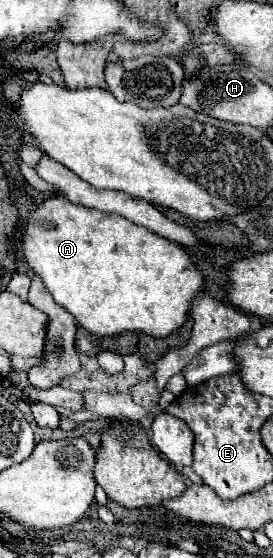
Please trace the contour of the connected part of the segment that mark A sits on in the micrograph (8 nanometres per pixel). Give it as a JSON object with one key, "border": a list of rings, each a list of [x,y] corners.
{"border":[[[64,197],[46,199],[46,203],[32,213],[22,239],[22,253],[32,271],[42,277],[56,303],[70,311],[76,321],[94,335],[140,331],[154,339],[166,339],[186,323],[192,299],[204,291],[204,275],[180,245],[128,221],[122,215],[80,207]]]}

